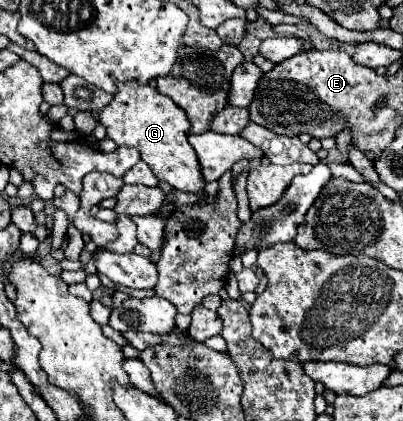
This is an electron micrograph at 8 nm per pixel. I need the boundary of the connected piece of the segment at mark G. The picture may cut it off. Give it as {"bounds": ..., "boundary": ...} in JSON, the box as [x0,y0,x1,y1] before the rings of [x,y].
{"bounds":[99,82,207,194],"boundary":[[[121,82],[117,84],[119,92],[113,96],[109,106],[99,114],[99,122],[107,128],[107,136],[117,146],[133,146],[141,152],[141,160],[149,164],[153,174],[167,182],[171,188],[181,192],[205,194],[207,182],[201,176],[201,166],[193,146],[187,142],[187,132],[191,128],[189,118],[173,100],[161,96],[153,86],[141,86],[137,82]]]}

